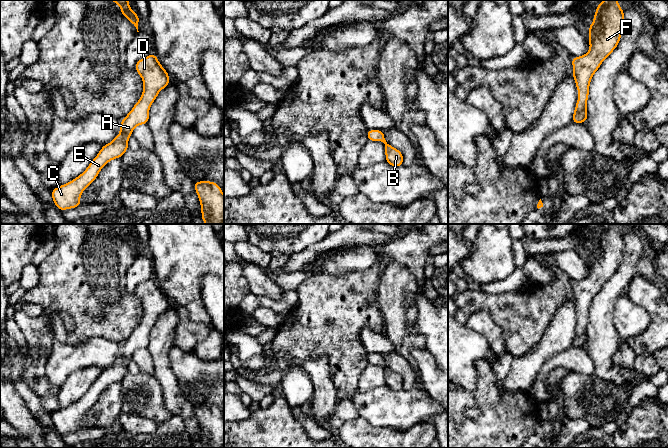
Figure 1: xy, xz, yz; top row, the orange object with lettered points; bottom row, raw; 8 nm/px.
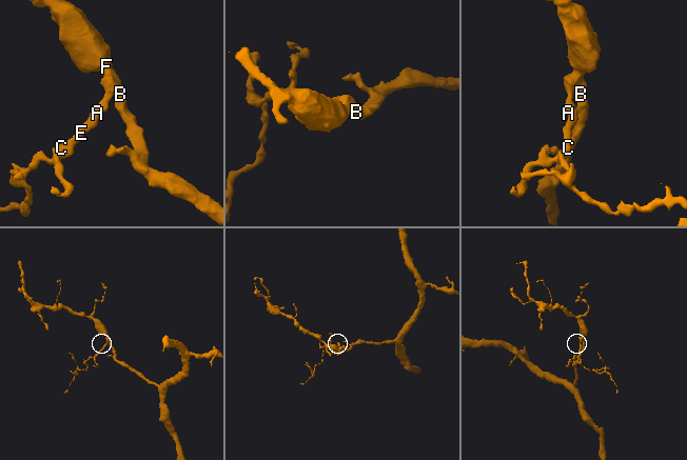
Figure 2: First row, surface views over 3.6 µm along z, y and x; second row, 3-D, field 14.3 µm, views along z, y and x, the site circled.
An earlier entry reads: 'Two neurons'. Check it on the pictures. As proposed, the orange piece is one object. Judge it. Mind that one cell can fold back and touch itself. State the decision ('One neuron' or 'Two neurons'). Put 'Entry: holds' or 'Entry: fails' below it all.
One neuron
Entry: fails

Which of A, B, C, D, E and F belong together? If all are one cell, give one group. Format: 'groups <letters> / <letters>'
groups A B C D E F

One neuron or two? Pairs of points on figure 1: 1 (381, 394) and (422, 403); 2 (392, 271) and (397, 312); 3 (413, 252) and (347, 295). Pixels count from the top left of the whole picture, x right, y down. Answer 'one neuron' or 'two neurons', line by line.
1: one neuron
2: one neuron
3: two neurons

